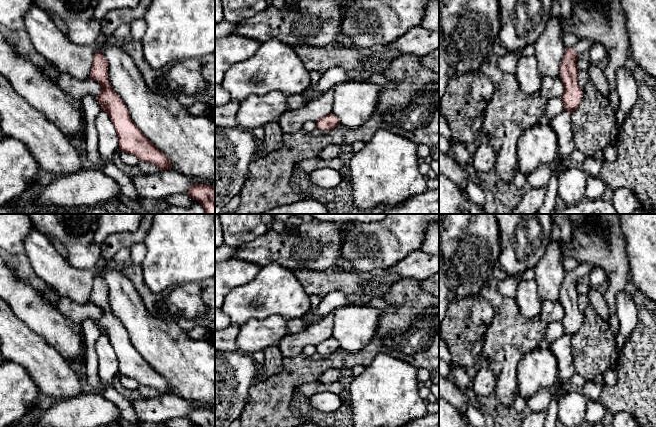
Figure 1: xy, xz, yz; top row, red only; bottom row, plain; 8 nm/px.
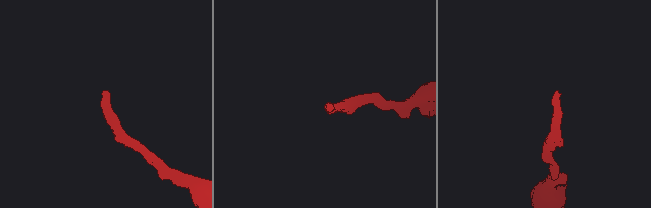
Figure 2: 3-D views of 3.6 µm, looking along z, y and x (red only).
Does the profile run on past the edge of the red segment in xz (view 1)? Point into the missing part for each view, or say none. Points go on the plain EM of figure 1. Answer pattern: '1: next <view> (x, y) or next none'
1: next none

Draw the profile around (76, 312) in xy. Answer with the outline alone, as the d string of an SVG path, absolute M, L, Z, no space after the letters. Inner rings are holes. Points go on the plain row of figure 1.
M60 297L60 300L55 304L55 307L60 313L79 326L81 326L85 319L97 321L103 313L98 306L91 302L79 304L65 297Z

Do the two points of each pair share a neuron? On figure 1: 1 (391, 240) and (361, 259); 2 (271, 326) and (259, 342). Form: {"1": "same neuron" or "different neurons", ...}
{"1": "same neuron", "2": "same neuron"}

